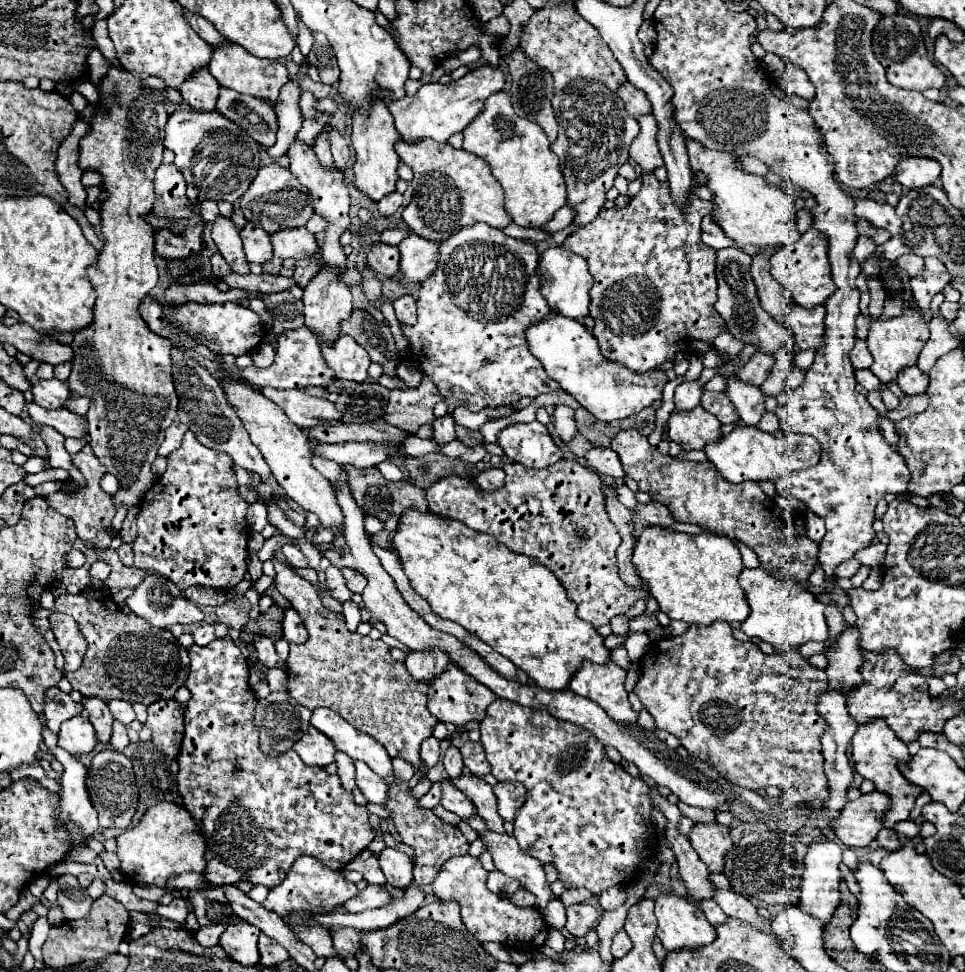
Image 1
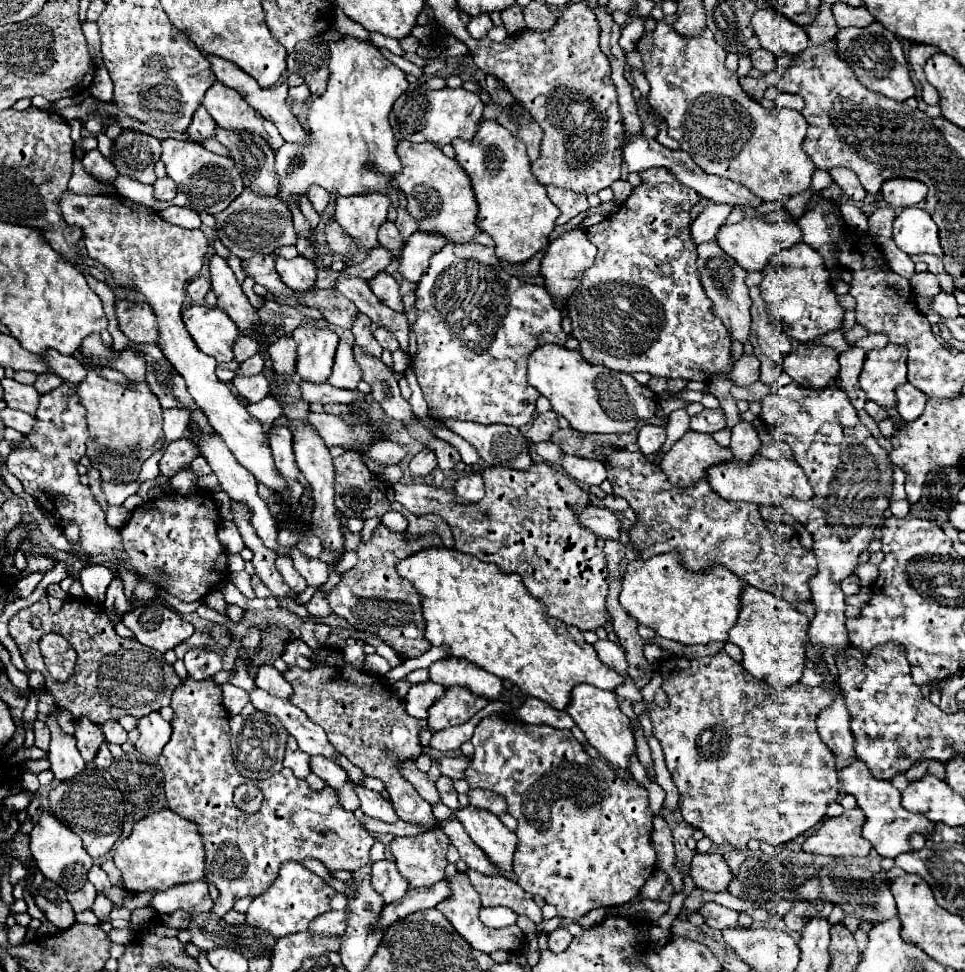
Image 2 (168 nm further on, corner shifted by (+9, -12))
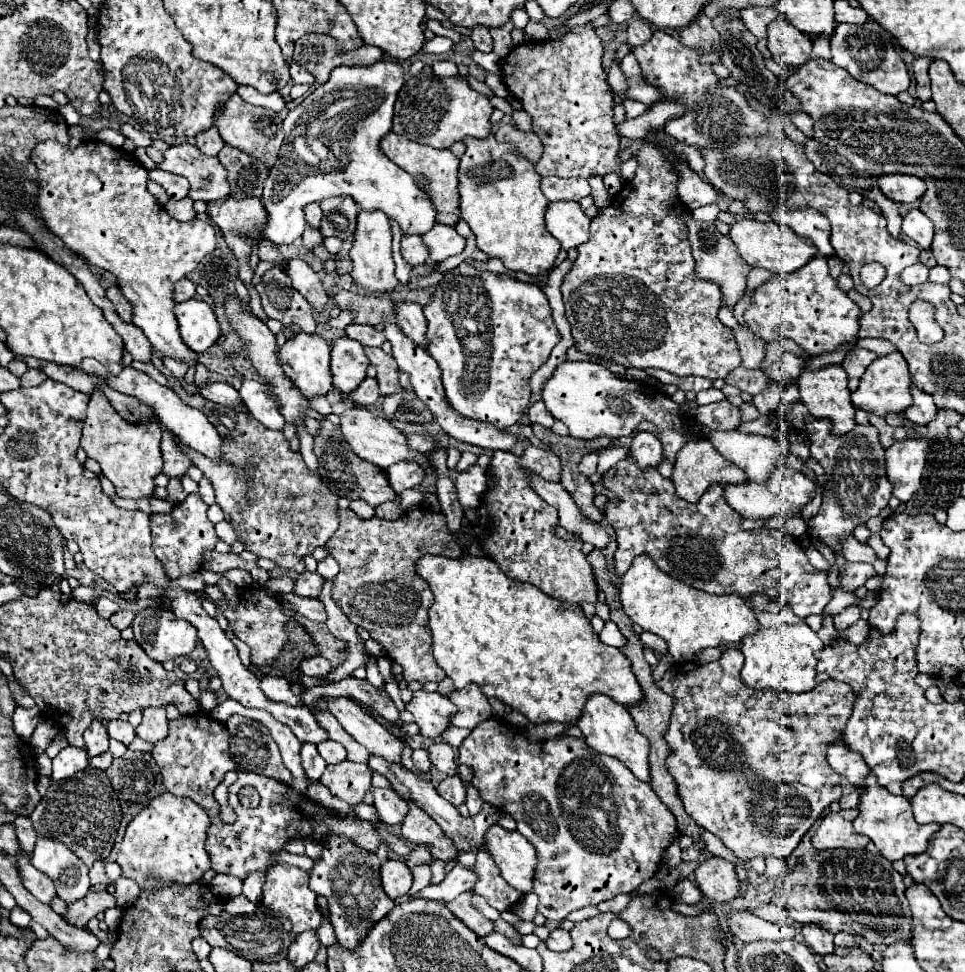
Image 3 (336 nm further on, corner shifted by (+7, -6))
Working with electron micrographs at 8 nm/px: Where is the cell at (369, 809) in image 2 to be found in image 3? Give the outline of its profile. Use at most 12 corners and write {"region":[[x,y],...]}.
{"region":[[374,788],[374,806],[388,826],[400,824],[408,804],[390,788]]}

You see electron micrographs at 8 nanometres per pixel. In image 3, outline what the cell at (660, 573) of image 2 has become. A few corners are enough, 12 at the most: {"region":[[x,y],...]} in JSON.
{"region":[[646,554],[620,584],[676,662],[760,628],[744,598],[702,594]]}

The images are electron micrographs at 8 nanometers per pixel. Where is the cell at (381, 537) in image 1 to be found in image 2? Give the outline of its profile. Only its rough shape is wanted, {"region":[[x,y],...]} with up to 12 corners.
{"region":[[378,526],[348,532],[360,562],[330,590],[334,614],[410,658],[428,652],[400,558],[440,546]]}

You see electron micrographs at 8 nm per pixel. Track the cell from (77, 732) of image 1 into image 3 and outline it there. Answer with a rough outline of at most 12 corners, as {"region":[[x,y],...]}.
{"region":[[66,746],[52,760],[52,780],[88,766],[82,748]]}

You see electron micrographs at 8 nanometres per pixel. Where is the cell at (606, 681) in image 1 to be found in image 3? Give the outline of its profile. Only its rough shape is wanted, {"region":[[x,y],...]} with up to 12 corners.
{"region":[[588,698],[576,726],[590,748],[650,782],[650,742],[630,712]]}

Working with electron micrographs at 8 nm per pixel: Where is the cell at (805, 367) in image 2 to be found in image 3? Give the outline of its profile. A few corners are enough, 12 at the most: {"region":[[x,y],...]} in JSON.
{"region":[[842,366],[802,370],[798,388],[830,434],[854,430],[848,374]]}

